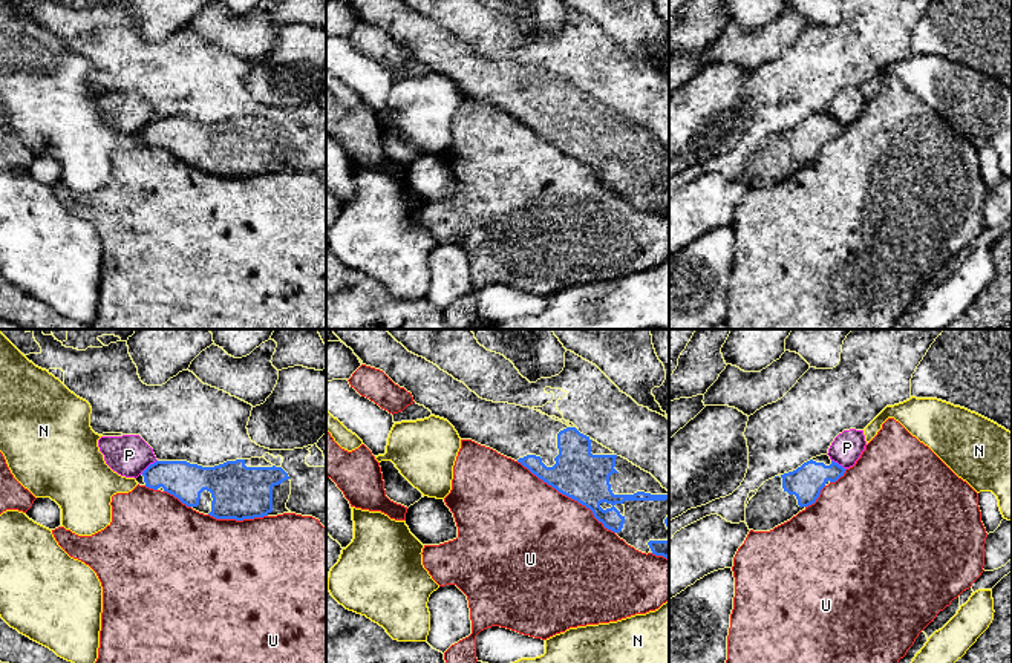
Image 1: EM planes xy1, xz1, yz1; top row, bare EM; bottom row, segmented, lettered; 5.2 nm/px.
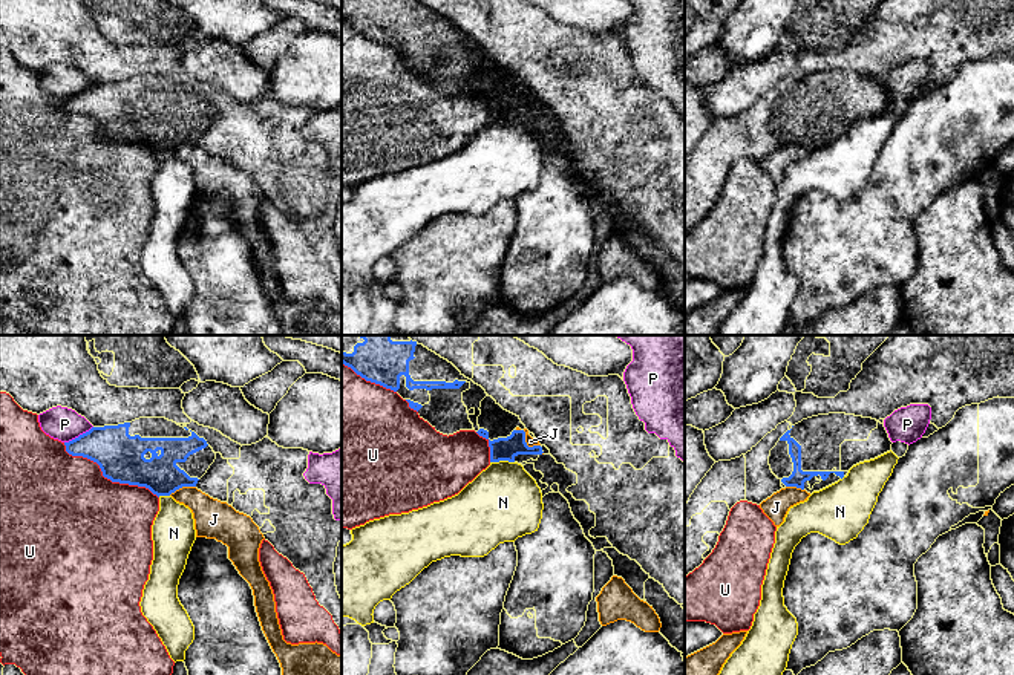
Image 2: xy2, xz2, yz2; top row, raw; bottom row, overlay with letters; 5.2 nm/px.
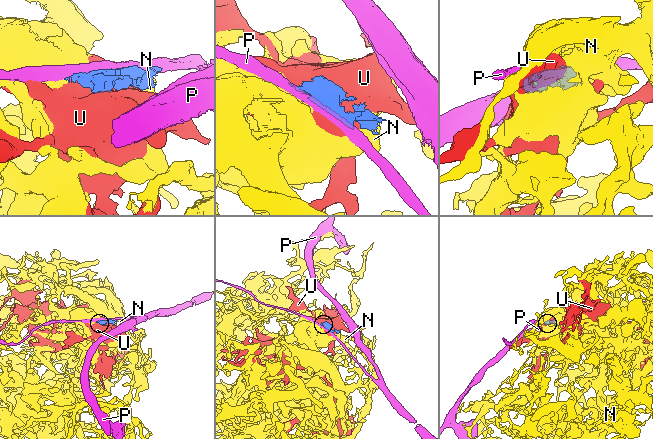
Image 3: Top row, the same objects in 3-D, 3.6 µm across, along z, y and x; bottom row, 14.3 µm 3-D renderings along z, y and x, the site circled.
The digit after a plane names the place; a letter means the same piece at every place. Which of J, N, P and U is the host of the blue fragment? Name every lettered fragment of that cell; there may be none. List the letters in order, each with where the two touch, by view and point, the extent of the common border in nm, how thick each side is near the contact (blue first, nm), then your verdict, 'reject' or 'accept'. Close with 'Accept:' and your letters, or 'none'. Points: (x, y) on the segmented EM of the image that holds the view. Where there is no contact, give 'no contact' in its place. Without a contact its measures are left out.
J: meets blue in xz2 at (526, 444); contact 130 nm long; 130 nm thick on the blue side, 50 nm on the other; reject
N: meets blue in xz2 at (501, 459); contact 130 nm long; 130 nm thick on the blue side, 400 nm on the other; reject
P: meets blue in xy2 at (80, 435); contact 180 nm long; 240 nm thick on the blue side, 180 nm on the other; reject
U: meets blue in xy2 at (106, 476); contact 600 nm long; 240 nm thick on the blue side, 480 nm on the other; reject
Accept: none

